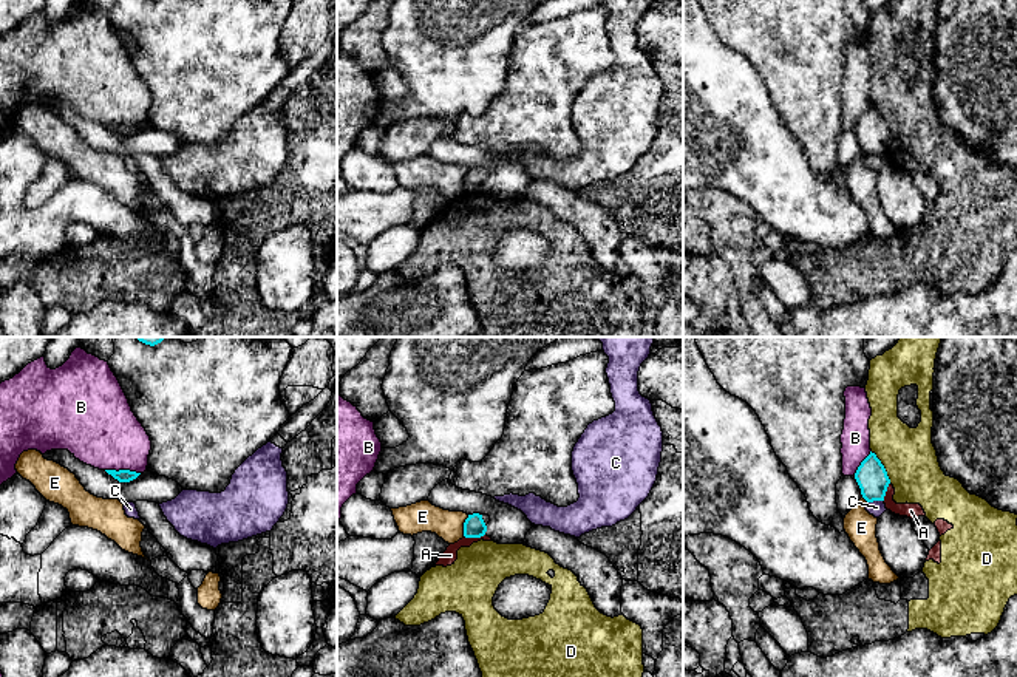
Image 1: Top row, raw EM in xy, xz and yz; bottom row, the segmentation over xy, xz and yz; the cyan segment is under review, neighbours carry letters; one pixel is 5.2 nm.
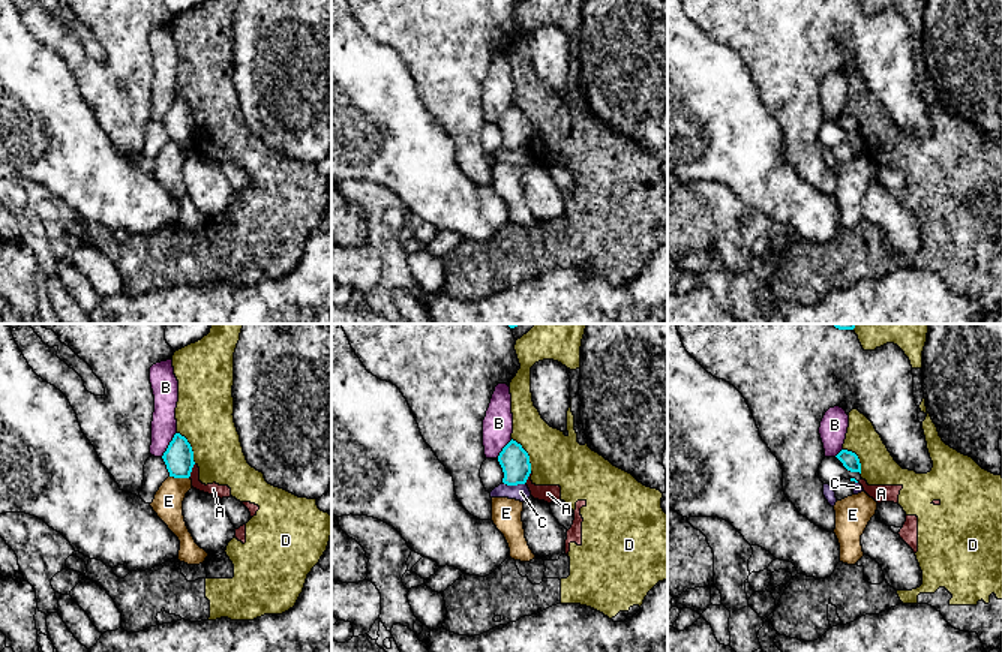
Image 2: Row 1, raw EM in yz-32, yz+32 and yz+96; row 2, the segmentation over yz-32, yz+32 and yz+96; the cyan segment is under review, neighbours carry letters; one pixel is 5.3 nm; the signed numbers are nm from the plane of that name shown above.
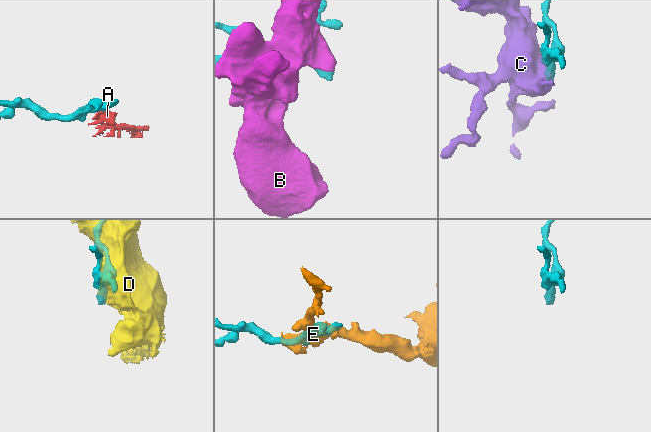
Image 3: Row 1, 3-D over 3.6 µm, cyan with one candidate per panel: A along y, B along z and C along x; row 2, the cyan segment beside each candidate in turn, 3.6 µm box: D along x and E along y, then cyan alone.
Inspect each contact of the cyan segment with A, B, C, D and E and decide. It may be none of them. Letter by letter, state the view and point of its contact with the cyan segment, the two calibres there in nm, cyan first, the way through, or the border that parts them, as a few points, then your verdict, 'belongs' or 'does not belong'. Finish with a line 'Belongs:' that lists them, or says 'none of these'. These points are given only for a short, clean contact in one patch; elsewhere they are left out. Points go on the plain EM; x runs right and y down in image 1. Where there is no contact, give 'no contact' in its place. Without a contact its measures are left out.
A: xz (473, 190) | 110/80 nm | along xz (484, 187), (479, 190), (464, 190) | does not belong
B: xy (122, 124) | 60/380 nm | does not belong
C: yz (875, 153) | 160/80 nm | along yz (883, 153), (869, 156) | does not belong
D: yz (883, 121) | 160/280 nm | does not belong
E: xz (464, 180) | 110/160 nm | does not belong
Belongs: none of these

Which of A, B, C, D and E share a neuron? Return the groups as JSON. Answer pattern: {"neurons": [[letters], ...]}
{"neurons": [["A", "D"], ["B"], ["C"], ["E"]]}

